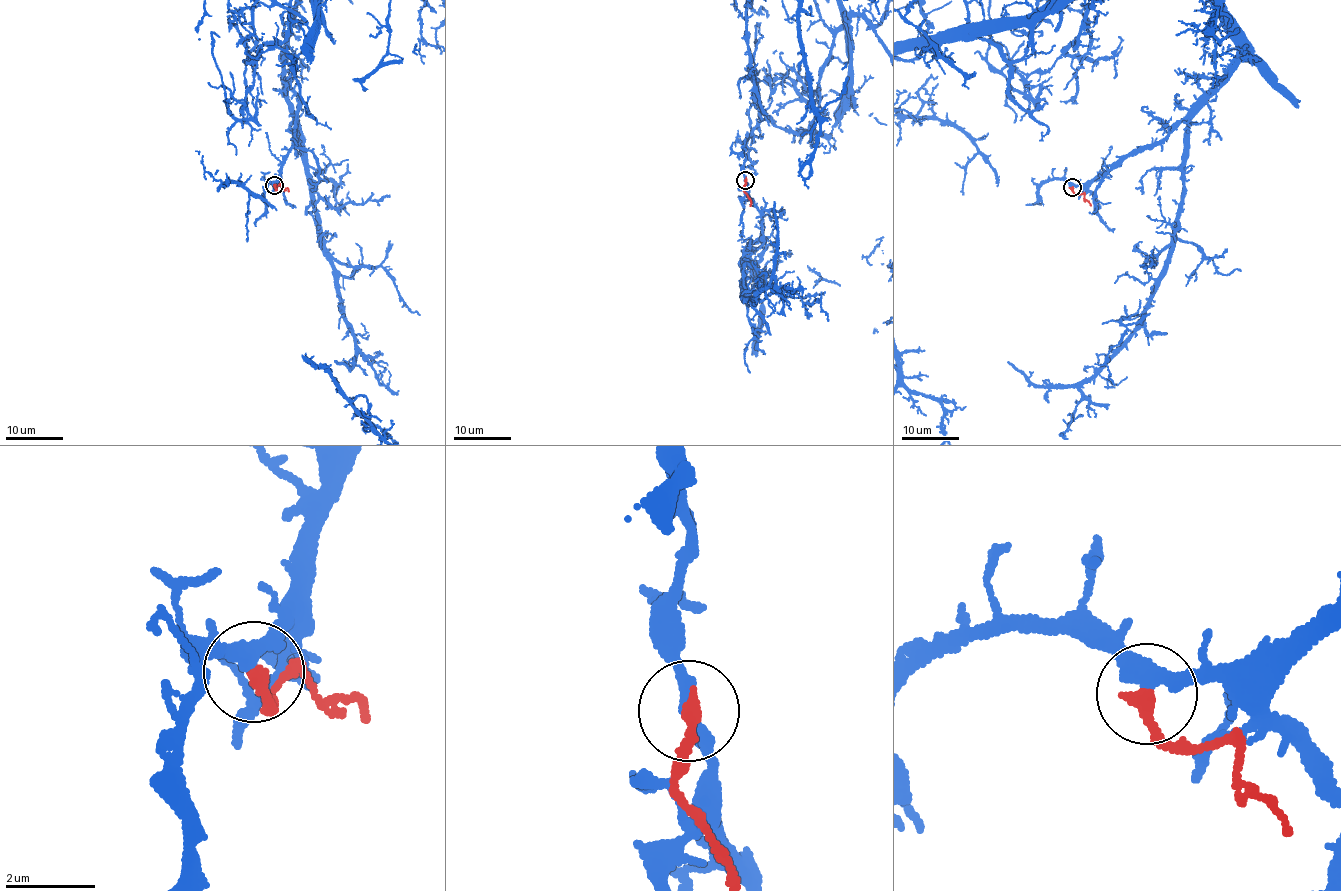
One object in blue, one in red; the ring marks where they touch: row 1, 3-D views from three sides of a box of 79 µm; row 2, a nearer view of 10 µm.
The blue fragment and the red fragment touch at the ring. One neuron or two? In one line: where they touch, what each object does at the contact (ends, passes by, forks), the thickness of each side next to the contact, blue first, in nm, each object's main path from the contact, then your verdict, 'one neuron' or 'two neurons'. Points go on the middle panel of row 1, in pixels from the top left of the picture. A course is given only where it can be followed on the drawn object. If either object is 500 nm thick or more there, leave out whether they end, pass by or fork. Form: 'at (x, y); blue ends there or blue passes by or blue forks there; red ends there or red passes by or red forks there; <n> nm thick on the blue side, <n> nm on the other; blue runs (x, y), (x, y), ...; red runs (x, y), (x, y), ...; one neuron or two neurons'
at (745, 180); blue passes by; red ends there; 300 nm thick on the blue side, 320 nm on the other; blue runs (745, 179), (763, 243), (746, 253), (765, 278), (851, 83), (844, 10); red runs (745, 180), (743, 191), (751, 205); two neurons

